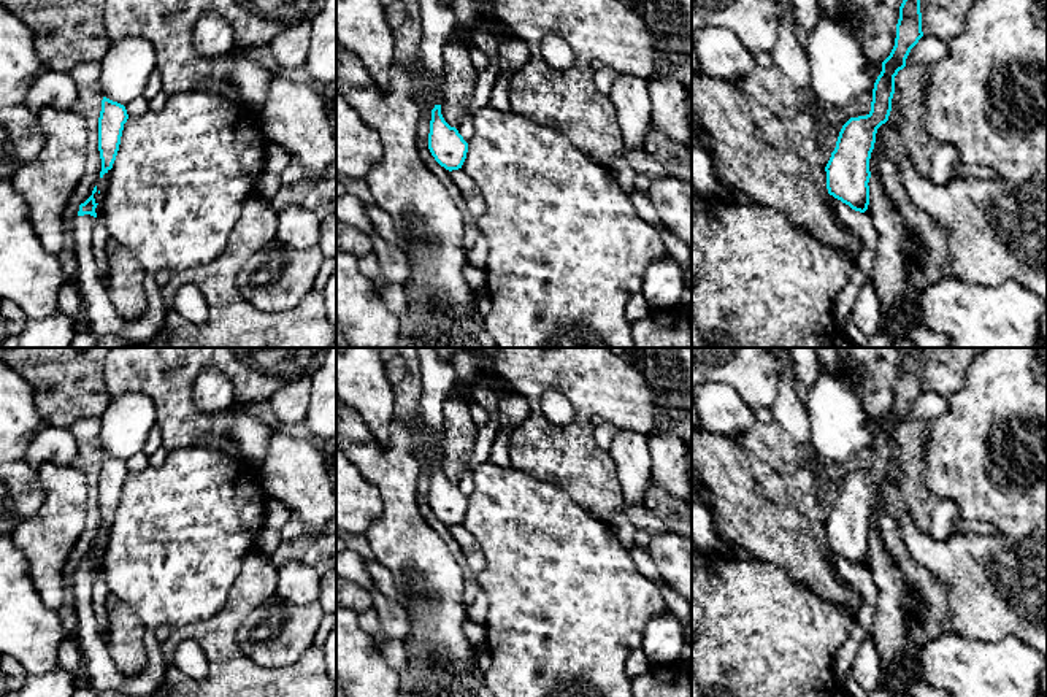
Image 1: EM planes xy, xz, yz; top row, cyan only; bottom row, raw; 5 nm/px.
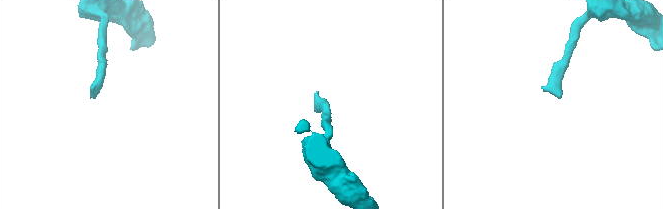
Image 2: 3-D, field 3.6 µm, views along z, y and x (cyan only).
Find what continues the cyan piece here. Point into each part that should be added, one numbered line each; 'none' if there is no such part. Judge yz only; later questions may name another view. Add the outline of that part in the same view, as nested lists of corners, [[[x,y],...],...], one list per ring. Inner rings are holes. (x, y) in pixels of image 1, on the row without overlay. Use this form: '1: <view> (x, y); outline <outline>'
none

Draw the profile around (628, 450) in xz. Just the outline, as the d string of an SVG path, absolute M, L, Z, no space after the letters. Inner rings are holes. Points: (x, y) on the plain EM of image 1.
M617 429L608 452L617 465L617 479L623 500L628 503L644 503L652 479L649 433Z

